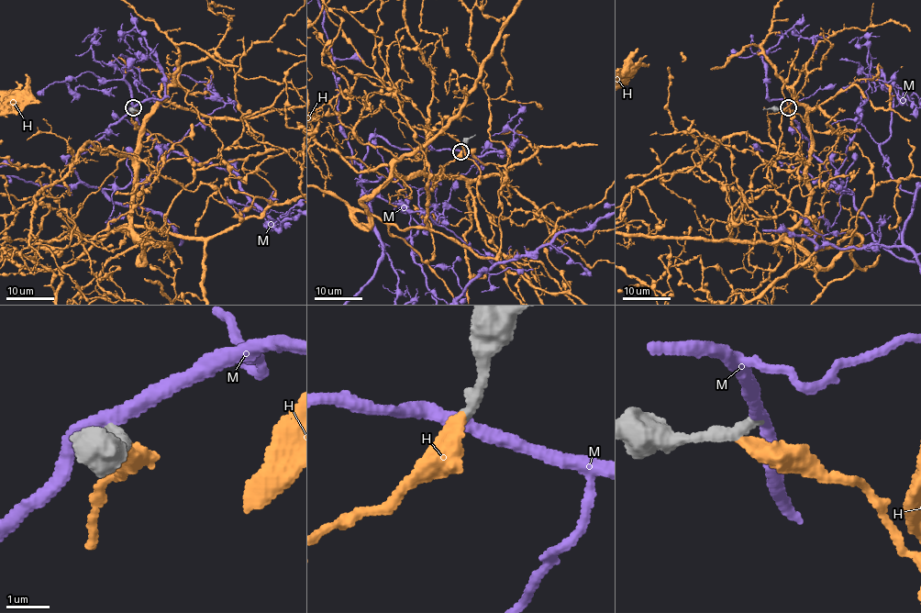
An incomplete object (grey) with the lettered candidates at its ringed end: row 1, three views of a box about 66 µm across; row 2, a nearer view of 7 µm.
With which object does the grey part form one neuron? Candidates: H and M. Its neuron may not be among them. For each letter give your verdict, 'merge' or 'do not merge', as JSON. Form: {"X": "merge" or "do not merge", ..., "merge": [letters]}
{"H": "do not merge", "M": "do not merge", "merge": []}

